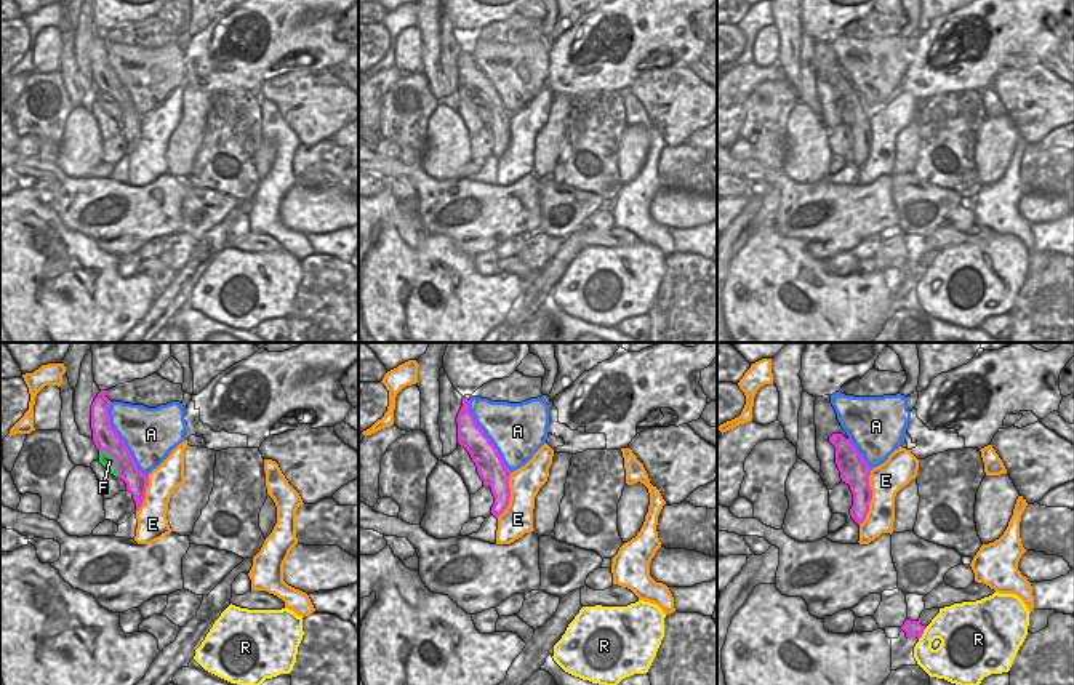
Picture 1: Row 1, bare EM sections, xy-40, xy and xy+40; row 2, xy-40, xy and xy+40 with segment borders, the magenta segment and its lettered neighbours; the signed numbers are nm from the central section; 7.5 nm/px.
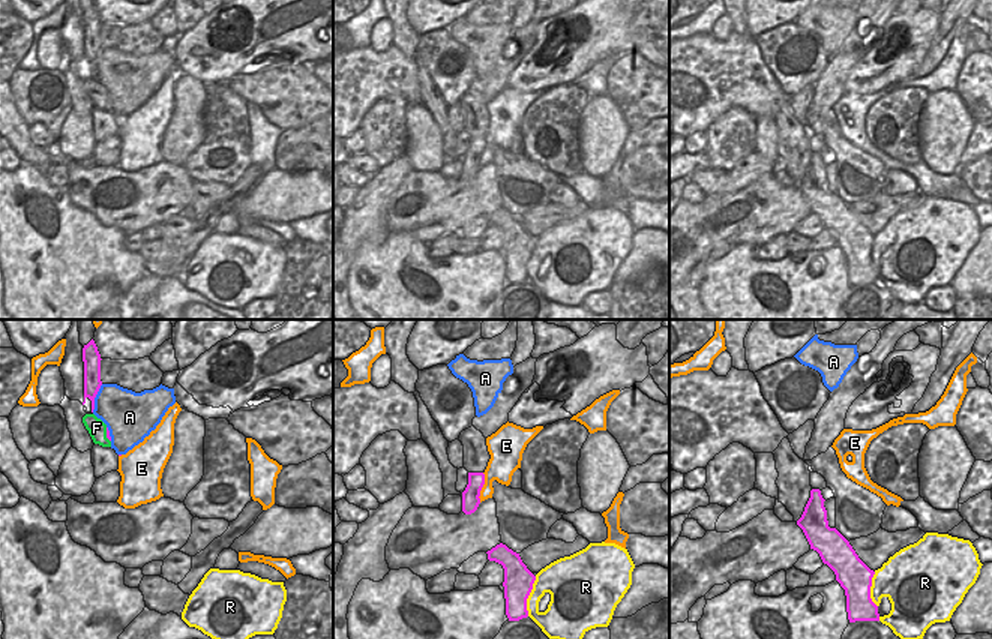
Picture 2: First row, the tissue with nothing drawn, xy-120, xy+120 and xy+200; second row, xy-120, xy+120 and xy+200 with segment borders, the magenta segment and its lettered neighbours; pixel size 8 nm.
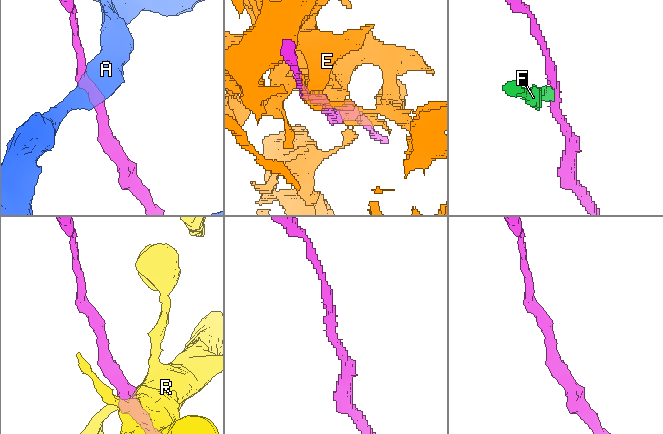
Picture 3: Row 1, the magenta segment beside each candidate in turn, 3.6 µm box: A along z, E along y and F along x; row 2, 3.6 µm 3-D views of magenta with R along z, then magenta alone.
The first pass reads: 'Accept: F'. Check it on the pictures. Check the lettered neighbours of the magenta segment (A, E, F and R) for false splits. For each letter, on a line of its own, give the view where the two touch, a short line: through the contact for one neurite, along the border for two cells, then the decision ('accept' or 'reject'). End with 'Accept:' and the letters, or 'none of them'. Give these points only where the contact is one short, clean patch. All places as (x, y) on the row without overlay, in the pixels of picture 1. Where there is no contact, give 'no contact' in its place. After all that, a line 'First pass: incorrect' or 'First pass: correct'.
A: xy-40 | xy-40 (109, 44), (111, 69), (124, 84), (135, 106), (148, 116) | reject
E: xy+40 | reject
F: xy-40 | xy-40 (101, 90), (116, 100), (119, 117) | reject
R: xy+40 | reject
Accept: none of them
First pass: incorrect

